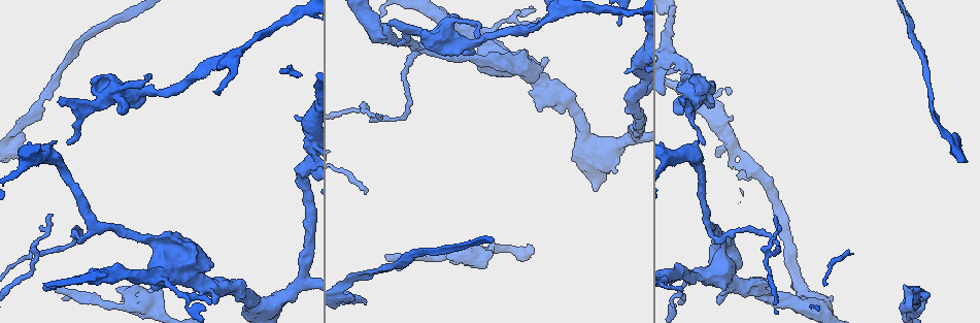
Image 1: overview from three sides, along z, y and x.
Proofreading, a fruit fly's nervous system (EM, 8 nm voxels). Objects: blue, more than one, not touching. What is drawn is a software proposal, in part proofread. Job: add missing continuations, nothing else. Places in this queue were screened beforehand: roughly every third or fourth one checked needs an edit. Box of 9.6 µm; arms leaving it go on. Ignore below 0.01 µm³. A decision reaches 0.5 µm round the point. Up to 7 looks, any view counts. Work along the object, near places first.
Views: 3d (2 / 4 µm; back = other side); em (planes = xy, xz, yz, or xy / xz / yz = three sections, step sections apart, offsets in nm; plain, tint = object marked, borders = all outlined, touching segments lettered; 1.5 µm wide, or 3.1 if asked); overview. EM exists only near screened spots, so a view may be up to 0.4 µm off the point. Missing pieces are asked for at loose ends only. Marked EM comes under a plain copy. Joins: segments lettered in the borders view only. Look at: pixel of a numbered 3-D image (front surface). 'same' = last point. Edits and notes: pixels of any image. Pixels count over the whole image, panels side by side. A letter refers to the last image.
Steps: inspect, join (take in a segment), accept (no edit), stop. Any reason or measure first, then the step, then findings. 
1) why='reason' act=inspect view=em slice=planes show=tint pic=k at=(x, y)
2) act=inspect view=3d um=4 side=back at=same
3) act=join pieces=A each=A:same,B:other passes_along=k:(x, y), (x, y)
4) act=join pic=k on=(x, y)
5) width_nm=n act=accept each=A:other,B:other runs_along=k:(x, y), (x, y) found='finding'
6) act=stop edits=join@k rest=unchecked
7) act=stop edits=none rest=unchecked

why='an open end' act=inspect view=3d um=2 side=back pic=1 at=(679, 98)

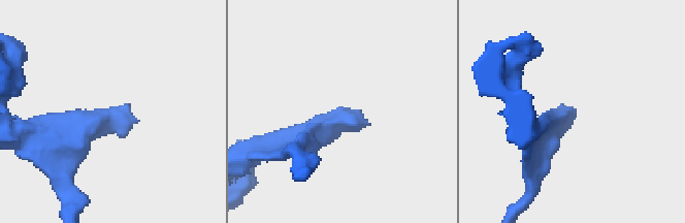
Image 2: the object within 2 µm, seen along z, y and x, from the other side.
act=inspect view=em slice=planes show=borders pic=2 at=(572, 107)

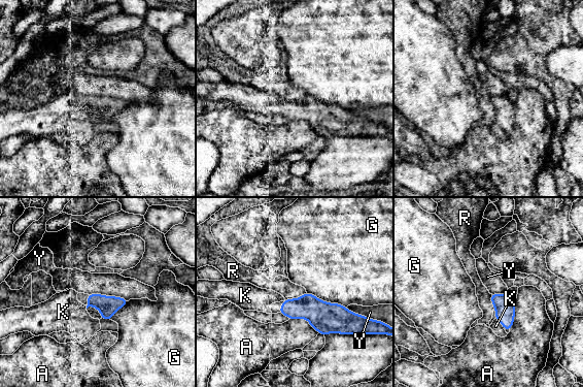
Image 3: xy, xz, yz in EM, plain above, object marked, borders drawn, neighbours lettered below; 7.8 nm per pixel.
act=join pieces=K each=A:other,G:other,K:same,R:other,Y:other found='it goes on there'

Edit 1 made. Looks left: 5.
act=inspect view=overview

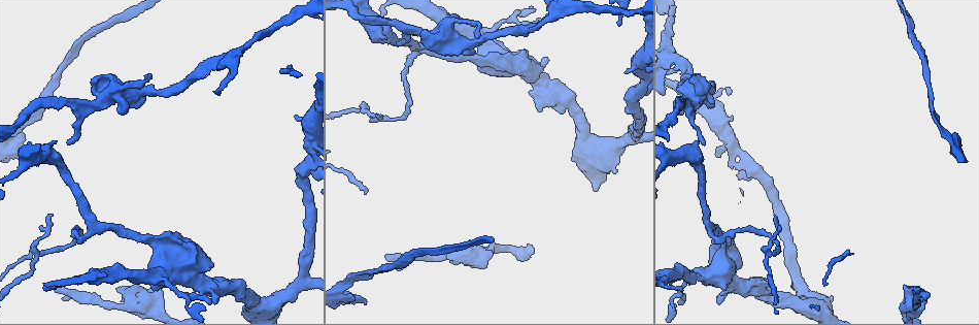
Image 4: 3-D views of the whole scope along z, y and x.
why='tapers out' act=inspect view=em slice=planes show=borders pic=4 at=(479, 37)

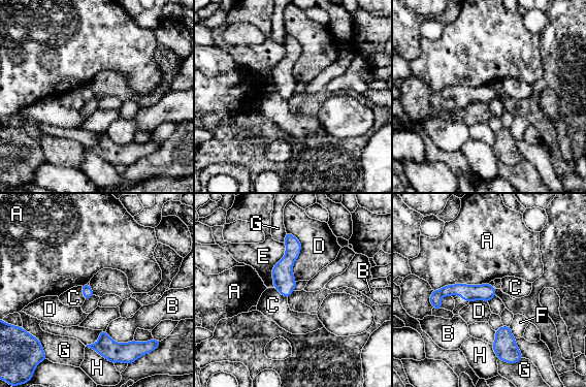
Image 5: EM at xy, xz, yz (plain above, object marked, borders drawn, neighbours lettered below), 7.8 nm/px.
longest_contact=A:440nm act=accept each=A:other,B:other,C:other,D:other,E:other,F:other,G:other,H:other runs_along=5:(493, 292), (445, 290), (432, 300) found='none of them fits'

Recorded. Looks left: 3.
why='branch stops here' act=inspect view=em slice=xy step=4 show=borders pic=4 at=(385, 255)

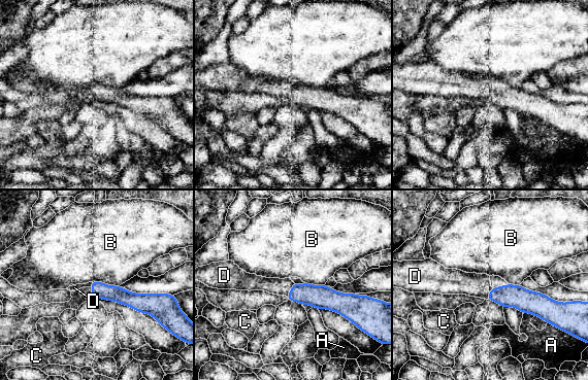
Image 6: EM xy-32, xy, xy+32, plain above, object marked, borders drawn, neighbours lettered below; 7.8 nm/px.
width_nm=130 act=join pieces=D each=A:other,B:other,C:other,D:same found='it goes on there'

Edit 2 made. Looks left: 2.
act=stop edits=join@3,join@6 rest=unchecked

